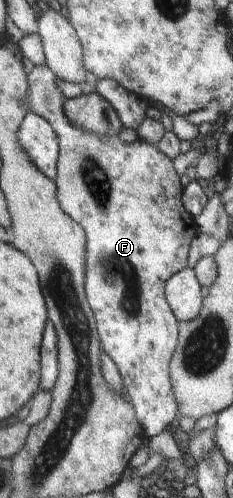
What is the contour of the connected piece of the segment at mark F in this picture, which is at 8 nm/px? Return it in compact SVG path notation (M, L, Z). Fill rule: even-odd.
M48 64L35 65L33 72L29 75L30 91L28 97L24 101L24 107L28 108L28 112L34 112L43 118L46 118L58 133L60 142L60 157L58 160L58 175L55 178L57 185L57 196L59 204L62 205L63 210L71 216L75 222L78 222L87 232L86 244L86 280L85 288L88 300L91 300L90 307L95 310L95 316L98 320L98 331L100 340L102 342L102 350L107 352L109 356L115 361L119 367L121 376L124 380L125 394L127 398L134 404L137 412L138 419L143 425L145 434L149 439L161 434L167 426L177 419L180 415L180 408L175 396L174 386L171 382L170 364L174 358L175 349L178 347L178 340L180 337L179 325L180 322L175 316L174 309L171 308L170 301L166 297L166 284L167 281L178 272L185 270L189 267L188 260L190 259L190 246L194 242L194 238L200 234L199 225L196 219L190 212L186 211L186 205L183 202L182 196L184 187L181 186L181 178L175 172L173 166L173 159L167 156L163 151L160 151L155 145L149 144L143 139L135 142L128 143L121 137L101 136L89 131L80 129L74 125L64 111L64 104L66 103L65 95L58 85L58 76L51 70Z

